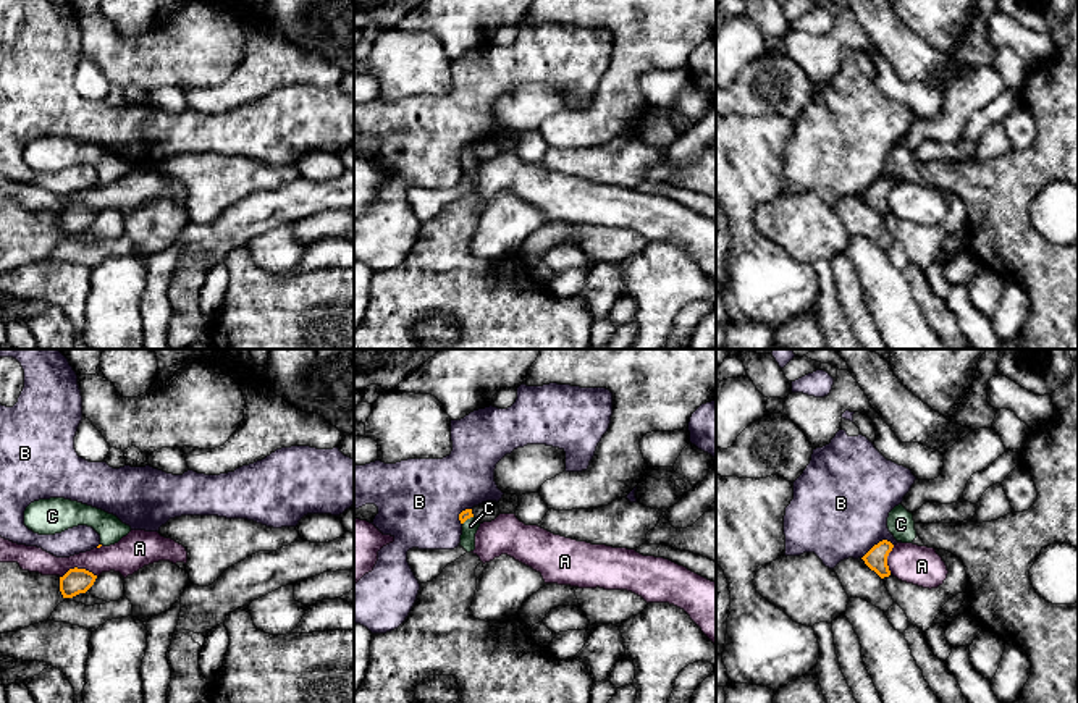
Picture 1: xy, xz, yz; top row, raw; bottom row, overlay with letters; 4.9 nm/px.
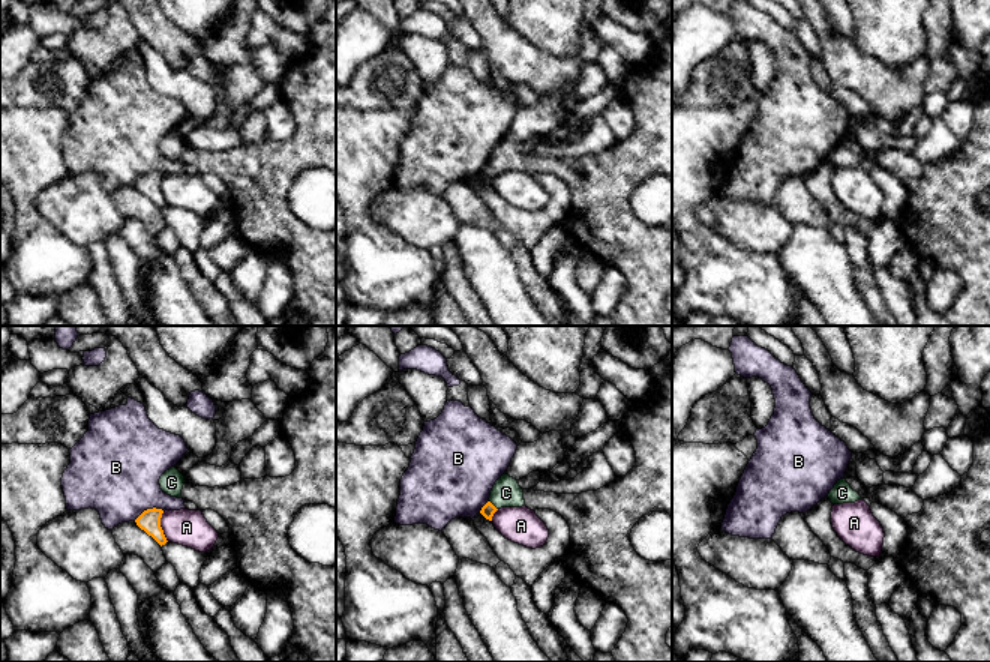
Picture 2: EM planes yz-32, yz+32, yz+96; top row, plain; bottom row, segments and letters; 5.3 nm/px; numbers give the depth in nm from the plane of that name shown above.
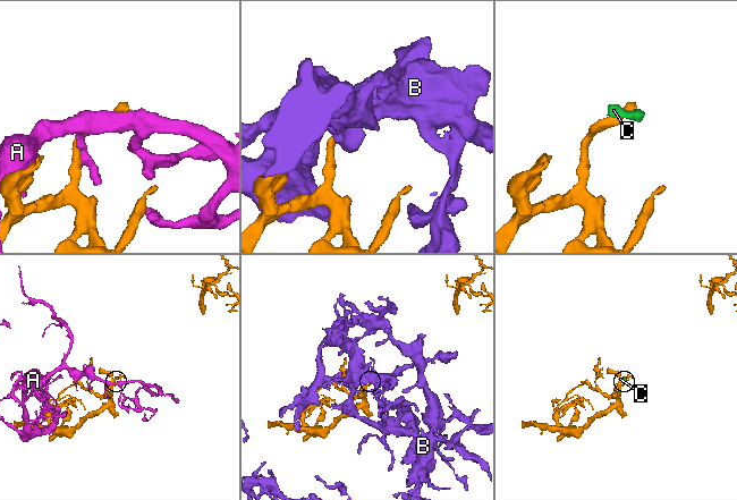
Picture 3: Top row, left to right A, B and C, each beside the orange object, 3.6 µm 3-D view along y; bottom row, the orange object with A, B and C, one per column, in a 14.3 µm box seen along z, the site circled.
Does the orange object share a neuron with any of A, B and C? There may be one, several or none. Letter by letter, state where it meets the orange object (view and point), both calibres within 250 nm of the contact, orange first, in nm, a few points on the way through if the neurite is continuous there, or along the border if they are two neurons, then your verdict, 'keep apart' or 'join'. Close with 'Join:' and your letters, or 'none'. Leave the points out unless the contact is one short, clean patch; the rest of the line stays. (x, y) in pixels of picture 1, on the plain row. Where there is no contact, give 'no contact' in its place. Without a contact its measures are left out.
A: meets orange in xy at (78, 207); 130 nm thick on the orange side, 170 nm on the other; keep apart
B: meets orange in yz at (878, 181); 110 nm thick on the orange side, 480 nm on the other; keep apart
C: meets orange in xz at (467, 155); 50 nm thick on the orange side, 80 nm on the other; runs through xz (466, 152), (467, 155), (471, 164); join
Join: C

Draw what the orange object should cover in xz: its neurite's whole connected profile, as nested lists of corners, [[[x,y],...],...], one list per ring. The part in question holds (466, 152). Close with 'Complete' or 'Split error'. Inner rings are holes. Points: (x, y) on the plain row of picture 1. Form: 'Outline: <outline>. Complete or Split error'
Outline: [[[465,147],[459,152],[462,162],[461,184],[470,191],[475,187],[475,171],[480,165],[480,160],[474,155],[472,147]]]. Split error

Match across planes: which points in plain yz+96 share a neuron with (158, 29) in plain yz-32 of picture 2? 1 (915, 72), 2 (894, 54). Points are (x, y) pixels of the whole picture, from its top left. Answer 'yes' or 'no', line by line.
1: yes
2: no

